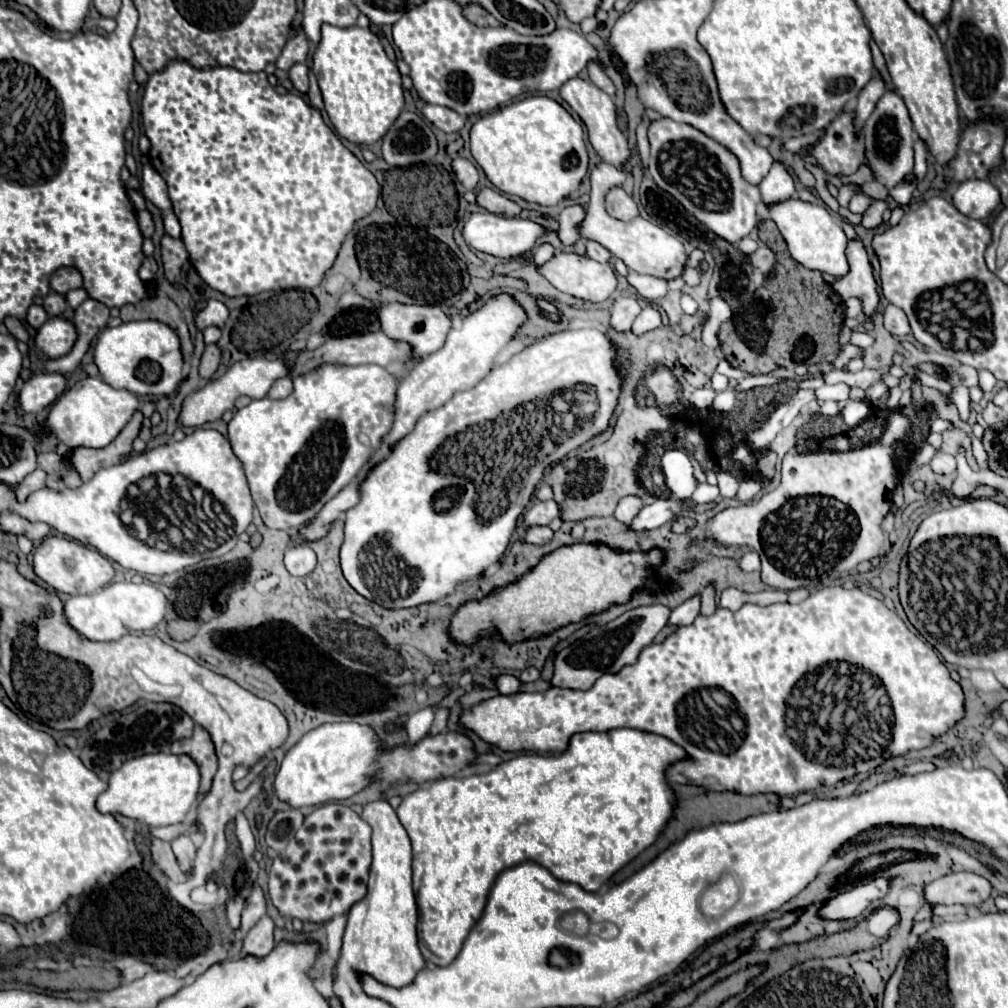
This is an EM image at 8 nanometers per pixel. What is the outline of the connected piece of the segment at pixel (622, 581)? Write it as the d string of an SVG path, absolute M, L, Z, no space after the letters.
M596 544L562 546L544 556L534 570L508 588L500 588L478 602L464 604L452 618L452 638L460 644L472 644L492 628L498 628L508 642L554 632L560 626L578 622L594 612L602 612L610 604L628 602L630 594L642 586L648 568L658 564L658 560L658 550L638 554L614 552Z

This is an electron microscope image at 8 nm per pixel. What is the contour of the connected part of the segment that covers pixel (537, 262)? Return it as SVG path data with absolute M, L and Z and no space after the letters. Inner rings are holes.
M548 244L536 246L536 250L534 250L534 266L542 266L552 256L554 256L554 248L552 246L548 246Z

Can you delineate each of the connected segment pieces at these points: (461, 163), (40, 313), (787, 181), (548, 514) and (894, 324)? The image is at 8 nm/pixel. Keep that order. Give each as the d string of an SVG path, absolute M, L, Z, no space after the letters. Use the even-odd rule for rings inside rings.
M456 158L456 160L452 162L452 168L454 168L454 172L456 172L456 178L460 180L460 184L462 184L466 190L476 190L480 176L478 176L476 166L474 166L470 160L466 160L466 158Z
M30 306L28 310L28 316L26 316L26 322L32 326L32 328L40 328L44 322L46 322L48 314L44 312L42 306Z
M774 162L772 170L760 182L758 188L762 190L764 206L774 206L776 202L786 202L796 192L794 190L794 180L792 180L790 172L780 162Z
M554 500L536 502L530 510L526 510L526 514L522 518L522 532L526 532L528 526L548 526L558 514L560 514L560 510Z
M888 304L884 310L884 328L894 336L910 334L910 324L908 324L906 314L902 310L898 310L898 306L894 306L894 304Z

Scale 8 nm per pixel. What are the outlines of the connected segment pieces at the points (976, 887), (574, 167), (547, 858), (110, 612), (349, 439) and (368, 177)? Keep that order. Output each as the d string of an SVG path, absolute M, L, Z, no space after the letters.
M954 872L930 882L924 888L928 904L980 904L992 892L986 878L972 872Z
M530 96L482 116L470 130L474 160L502 192L540 206L556 206L580 188L588 172L584 128L552 98Z
M622 728L622 730L610 730L610 732L582 732L582 734L574 734L570 740L570 748L556 758L540 756L540 754L518 756L514 760L508 760L508 762L496 766L494 770L490 770L486 774L472 774L472 776L464 776L464 778L462 776L460 778L442 778L432 784L420 786L416 792L404 796L402 804L398 806L396 812L412 840L412 854L414 854L412 880L414 880L414 892L416 892L416 904L418 904L418 926L416 928L418 928L418 946L420 946L424 960L434 966L448 966L448 962L452 962L452 958L456 958L456 954L460 954L460 946L464 944L468 930L472 930L472 926L480 920L480 914L484 912L484 906L488 900L488 890L492 888L496 874L500 874L500 870L506 870L508 866L518 866L520 862L526 862L526 860L540 862L540 866L544 866L546 870L556 874L556 878L560 878L562 882L576 882L580 888L584 888L588 892L596 892L616 870L620 870L634 856L638 856L644 848L648 848L658 838L662 828L666 826L668 818L672 816L670 800L674 794L666 784L664 770L668 764L672 764L674 760L680 760L684 756L686 756L684 750L680 746L676 746L674 742L670 742L668 738L640 732L640 730Z
M114 582L90 596L72 596L64 602L64 616L68 624L92 642L118 640L128 632L152 630L166 614L164 594L150 582Z
M324 364L318 370L306 374L306 376L298 376L294 378L294 392L284 398L284 400L270 400L270 398L262 398L262 400L252 400L246 408L238 410L234 414L234 418L228 424L228 440L232 444L234 454L240 458L248 484L250 484L250 492L254 498L254 504L264 520L264 524L268 528L276 528L276 530L290 530L294 526L300 526L304 522L308 522L332 496L336 496L348 482L354 480L354 476L360 472L360 468L368 462L368 458L372 456L372 452L380 446L384 434L390 430L392 426L392 416L394 416L394 398L396 398L396 380L390 372L386 372L384 368L376 366L376 364L368 364L368 366L356 366L356 368L346 368L346 366L332 366L332 364Z
M174 60L166 66L164 72L150 74L144 98L142 98L142 120L144 132L152 142L150 160L152 166L160 172L160 176L168 184L168 194L172 200L174 214L182 224L182 242L190 254L190 262L196 268L198 276L214 290L222 292L224 296L254 296L266 290L286 290L286 288L316 288L324 274L332 268L334 260L338 258L340 246L344 238L354 230L356 222L366 218L374 208L380 196L380 184L376 176L338 140L336 132L324 122L322 114L308 104L302 96L286 92L278 94L270 82L266 80L264 72L240 72L236 68L216 66L208 70L196 70L188 62Z

